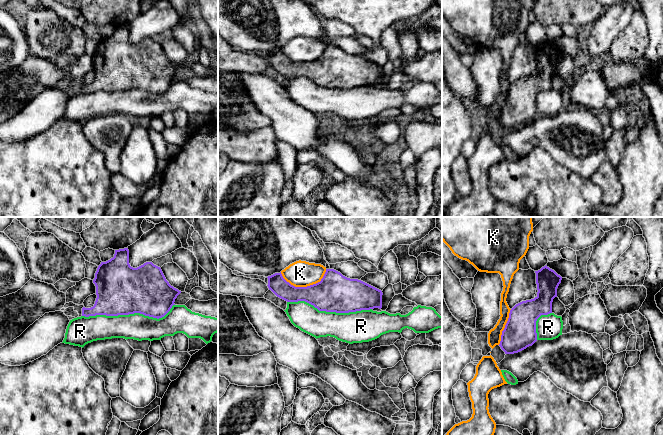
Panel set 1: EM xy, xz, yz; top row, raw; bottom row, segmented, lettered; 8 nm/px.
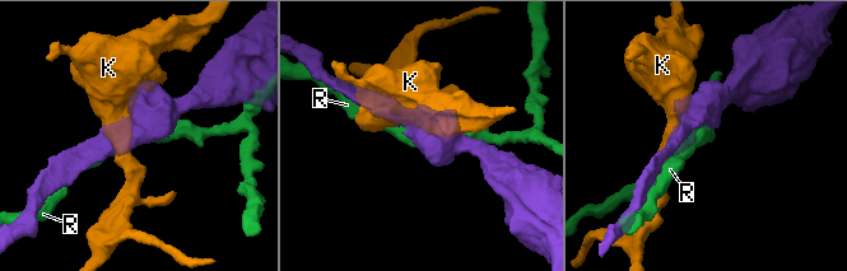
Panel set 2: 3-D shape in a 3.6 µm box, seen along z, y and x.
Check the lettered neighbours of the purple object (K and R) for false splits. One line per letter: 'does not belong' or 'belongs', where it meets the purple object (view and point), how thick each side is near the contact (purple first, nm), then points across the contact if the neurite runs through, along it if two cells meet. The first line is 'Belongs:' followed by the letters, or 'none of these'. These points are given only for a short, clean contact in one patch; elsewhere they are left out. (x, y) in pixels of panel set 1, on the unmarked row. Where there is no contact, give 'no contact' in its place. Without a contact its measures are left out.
Belongs: none of these
K: does not belong; meets purple in xz at (304, 63); 300 nm thick on the purple side, 200 nm on the other
R: does not belong; meets purple in xy at (128, 90); 400 nm thick on the purple side, 220 nm on the other

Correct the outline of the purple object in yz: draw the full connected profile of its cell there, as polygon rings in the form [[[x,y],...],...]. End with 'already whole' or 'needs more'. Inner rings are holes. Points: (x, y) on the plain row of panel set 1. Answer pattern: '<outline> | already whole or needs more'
[[[547,41],[535,47],[537,72],[534,75],[522,77],[516,80],[509,89],[508,97],[502,107],[499,122],[505,130],[518,129],[537,117],[536,97],[541,91],[552,89],[552,78],[557,73],[557,64],[561,59],[562,53]]] | already whole

